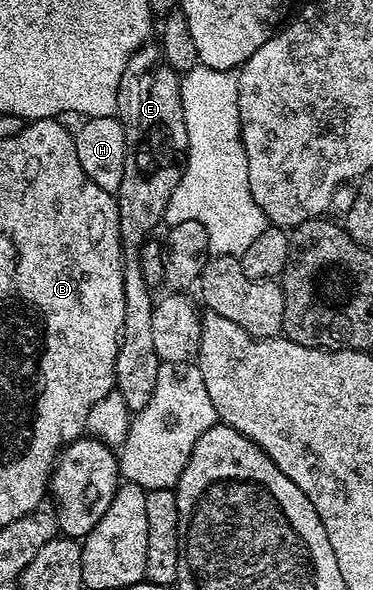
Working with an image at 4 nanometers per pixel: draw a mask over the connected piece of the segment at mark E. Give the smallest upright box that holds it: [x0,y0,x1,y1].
[115,43,189,411]

